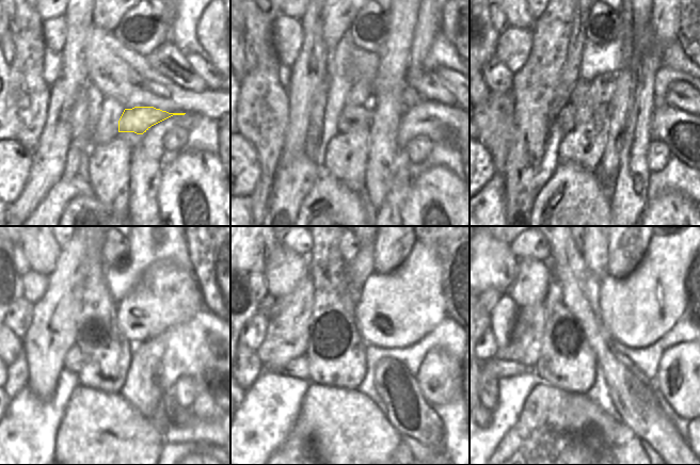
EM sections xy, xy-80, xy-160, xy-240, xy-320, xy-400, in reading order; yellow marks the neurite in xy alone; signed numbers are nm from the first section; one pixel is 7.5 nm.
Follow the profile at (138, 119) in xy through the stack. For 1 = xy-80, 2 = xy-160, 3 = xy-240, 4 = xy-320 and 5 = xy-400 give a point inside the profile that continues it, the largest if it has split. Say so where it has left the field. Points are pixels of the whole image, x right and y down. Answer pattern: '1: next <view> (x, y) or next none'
1: next xy-80 (350, 116)
2: next xy-160 (566, 119)
3: next xy-240 (73, 362)
4: next xy-320 (299, 367)
5: next xy-400 (497, 368)

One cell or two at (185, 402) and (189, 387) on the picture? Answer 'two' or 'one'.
one

